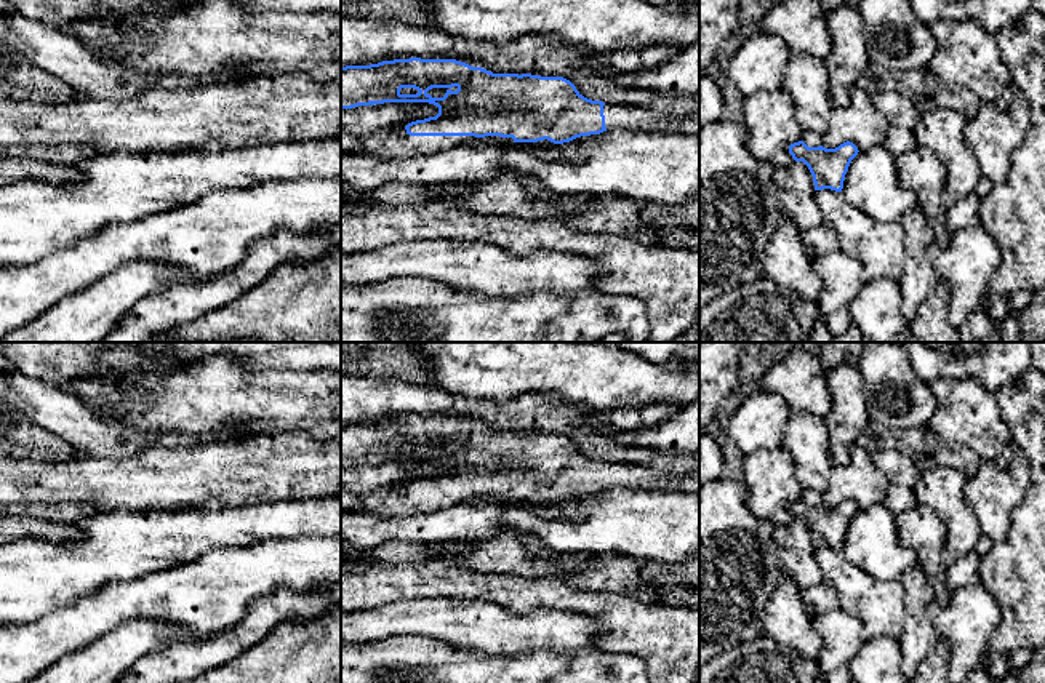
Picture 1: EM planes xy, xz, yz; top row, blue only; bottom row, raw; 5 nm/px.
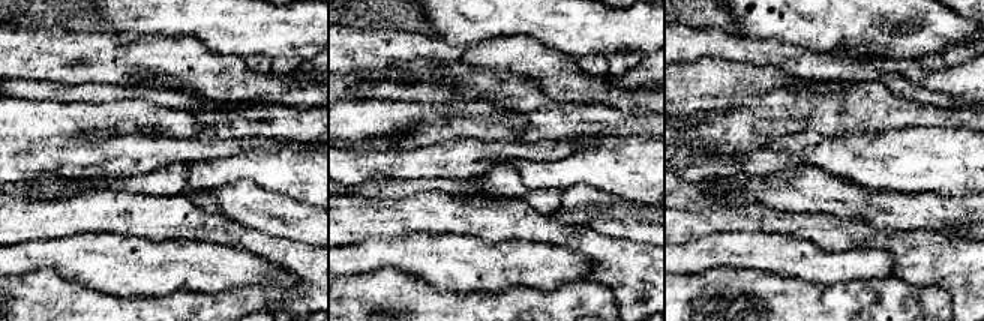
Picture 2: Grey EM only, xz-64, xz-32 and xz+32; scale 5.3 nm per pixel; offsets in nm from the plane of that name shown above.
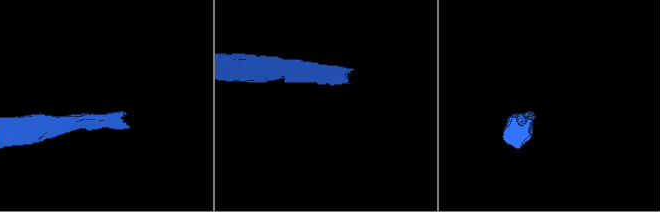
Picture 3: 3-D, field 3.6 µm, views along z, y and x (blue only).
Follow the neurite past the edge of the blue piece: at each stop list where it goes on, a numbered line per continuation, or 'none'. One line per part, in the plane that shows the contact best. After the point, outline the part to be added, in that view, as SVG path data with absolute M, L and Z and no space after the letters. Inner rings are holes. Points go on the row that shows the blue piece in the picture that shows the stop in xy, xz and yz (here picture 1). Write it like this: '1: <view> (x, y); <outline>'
1: xz (631, 117); M632 104L603 106L607 131L679 133L699 136L699 112L671 114Z
2: xz (384, 146); M405 128L398 136L378 133L358 138L341 131L341 152L365 152L379 158L430 155L475 139L475 136L410 136Z

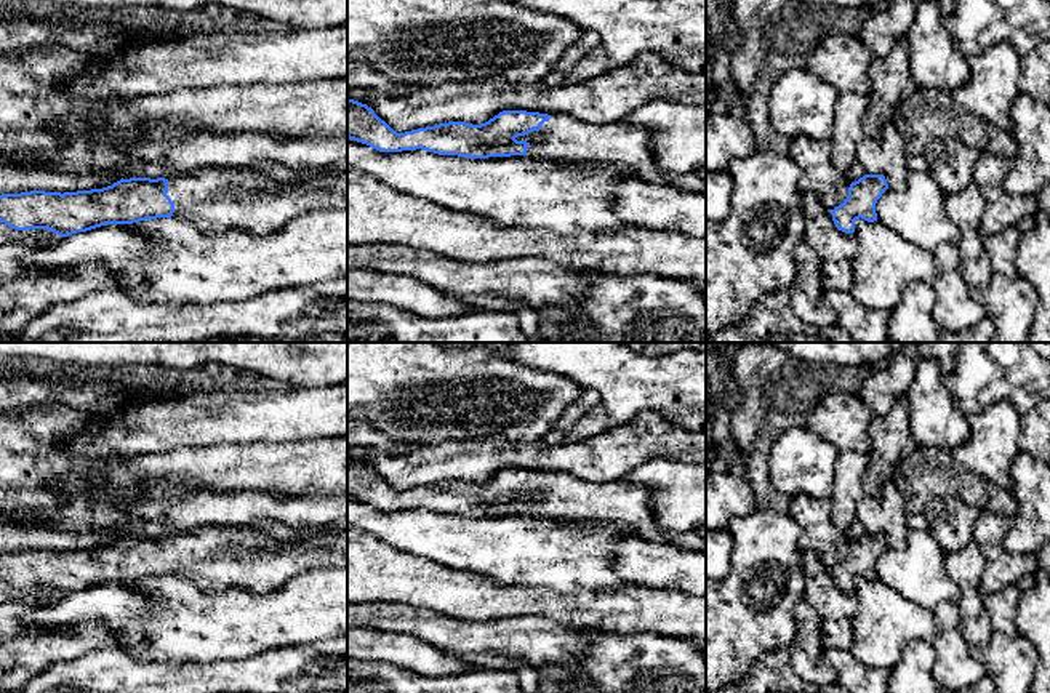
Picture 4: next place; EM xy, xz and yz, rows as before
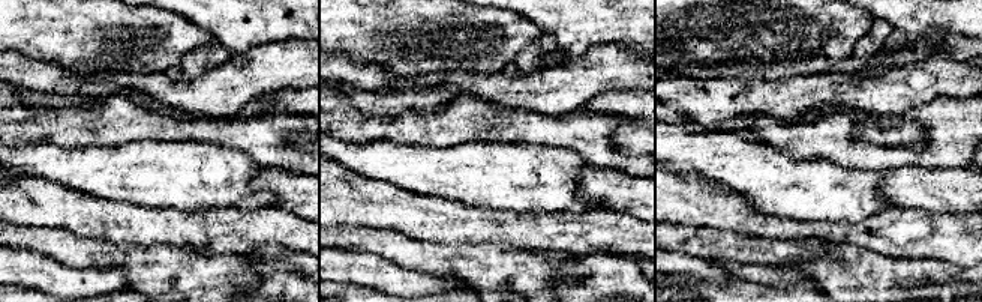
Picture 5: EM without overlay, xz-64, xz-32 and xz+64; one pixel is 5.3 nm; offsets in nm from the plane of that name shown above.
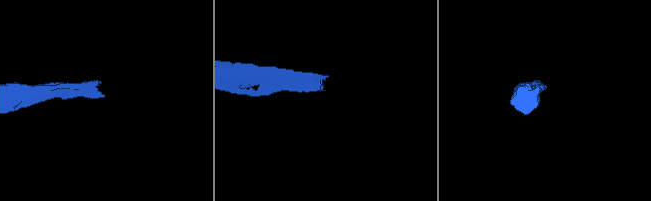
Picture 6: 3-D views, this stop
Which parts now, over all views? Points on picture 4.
1: xy (204, 197); M210 166L170 178L166 195L174 203L173 216L189 221L200 232L216 235L240 230L267 235L303 213L347 208L347 171L279 184L250 166Z

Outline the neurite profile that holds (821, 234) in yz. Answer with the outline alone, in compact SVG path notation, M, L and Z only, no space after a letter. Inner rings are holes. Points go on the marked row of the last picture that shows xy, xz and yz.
M804 194L804 237L823 261L852 261L858 253L858 238L842 232L832 221L831 210L813 194Z

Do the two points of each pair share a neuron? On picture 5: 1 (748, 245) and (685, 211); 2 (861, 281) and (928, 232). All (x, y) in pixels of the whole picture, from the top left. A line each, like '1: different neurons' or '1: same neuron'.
1: different neurons
2: different neurons

